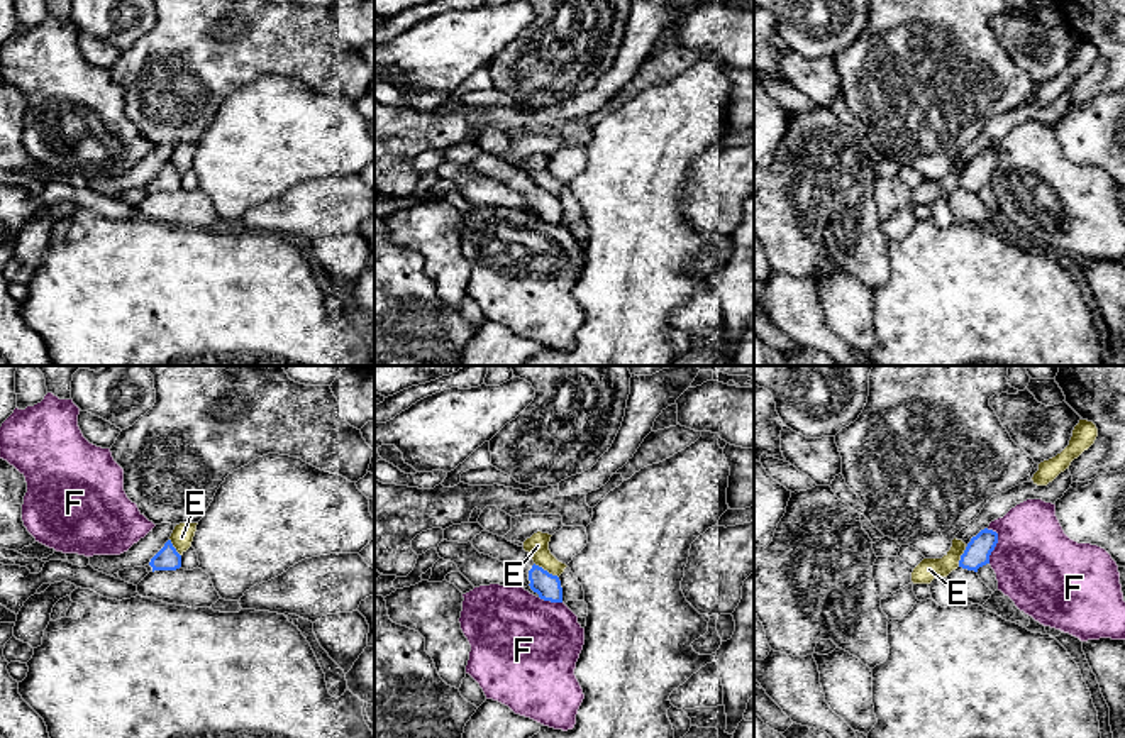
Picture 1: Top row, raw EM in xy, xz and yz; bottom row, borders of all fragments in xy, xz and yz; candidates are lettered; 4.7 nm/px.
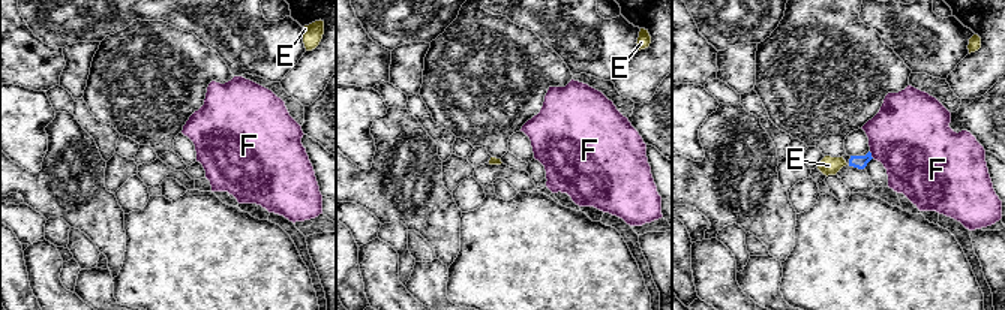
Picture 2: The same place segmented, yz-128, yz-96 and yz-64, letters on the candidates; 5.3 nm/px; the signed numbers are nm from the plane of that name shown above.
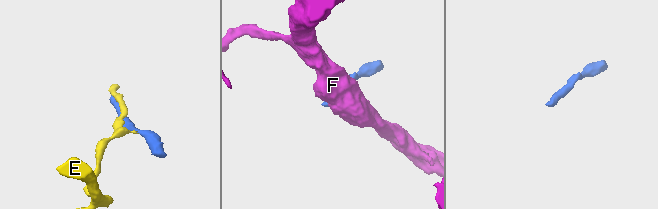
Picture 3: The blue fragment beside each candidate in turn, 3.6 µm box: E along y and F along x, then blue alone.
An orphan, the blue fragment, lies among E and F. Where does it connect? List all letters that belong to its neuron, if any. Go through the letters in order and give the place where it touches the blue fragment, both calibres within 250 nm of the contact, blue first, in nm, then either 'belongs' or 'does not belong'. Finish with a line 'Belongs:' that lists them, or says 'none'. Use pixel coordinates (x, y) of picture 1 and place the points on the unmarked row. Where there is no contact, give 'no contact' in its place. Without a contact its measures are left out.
E: xz (546, 192) | 120/110 nm | does not belong
F: yz (995, 166) | 120/400 nm | does not belong
Belongs: none

